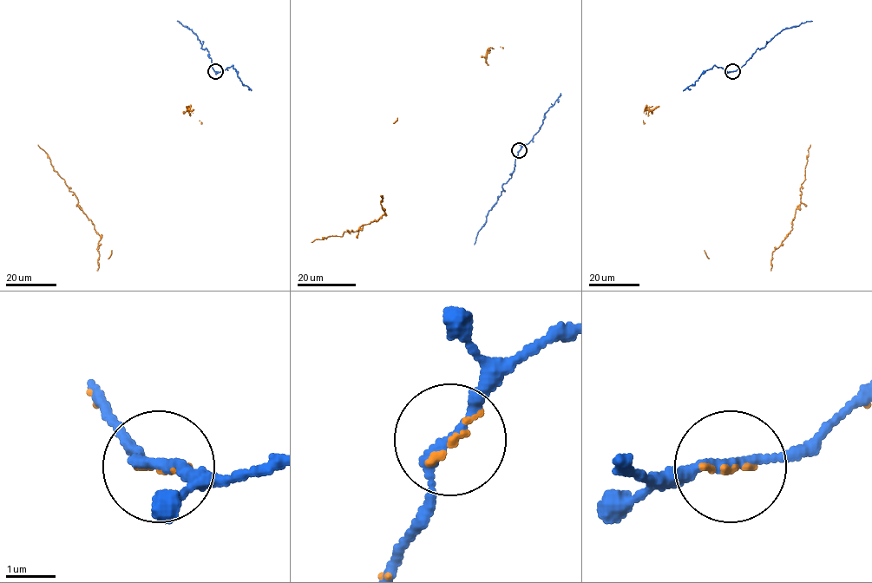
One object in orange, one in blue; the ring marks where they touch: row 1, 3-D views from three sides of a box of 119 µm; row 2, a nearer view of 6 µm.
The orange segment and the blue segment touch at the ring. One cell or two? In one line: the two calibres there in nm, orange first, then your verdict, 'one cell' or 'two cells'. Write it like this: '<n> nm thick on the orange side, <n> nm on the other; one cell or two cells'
110 nm thick on the orange side, 200 nm on the other; one cell

